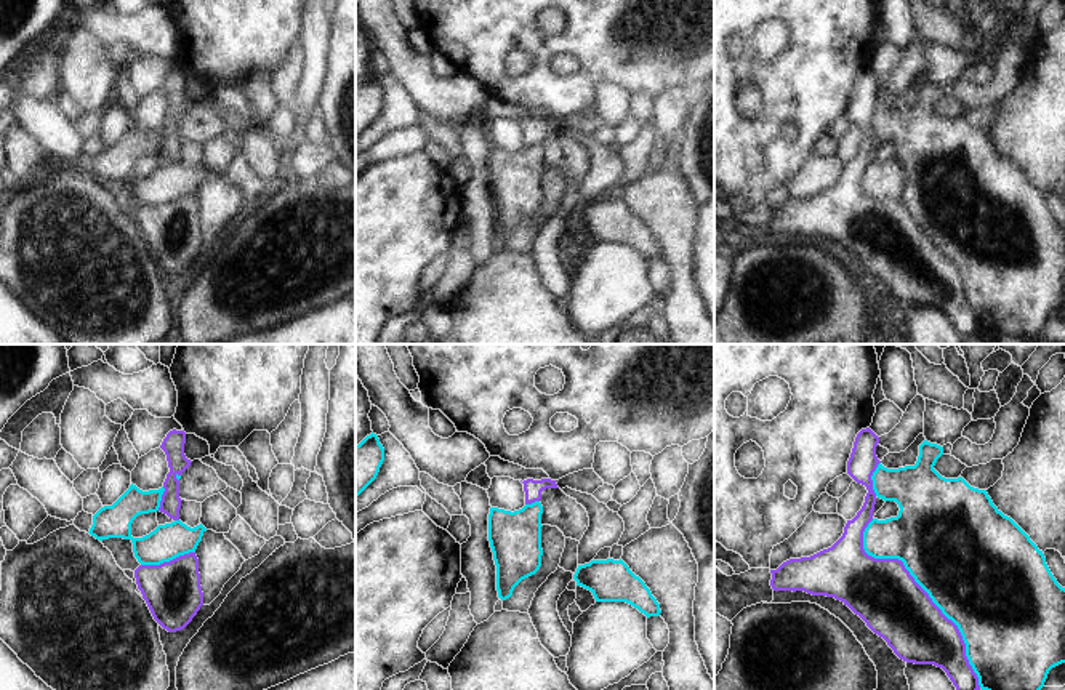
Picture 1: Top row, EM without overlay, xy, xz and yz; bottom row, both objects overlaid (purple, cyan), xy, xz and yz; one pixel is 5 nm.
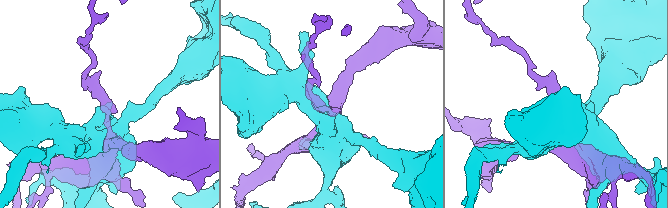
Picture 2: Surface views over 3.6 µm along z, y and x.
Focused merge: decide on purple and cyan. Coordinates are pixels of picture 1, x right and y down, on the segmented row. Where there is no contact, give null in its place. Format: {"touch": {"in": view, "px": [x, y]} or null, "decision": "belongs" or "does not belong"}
{"touch": {"in": "yz", "px": [924, 591]}, "decision": "does not belong"}

